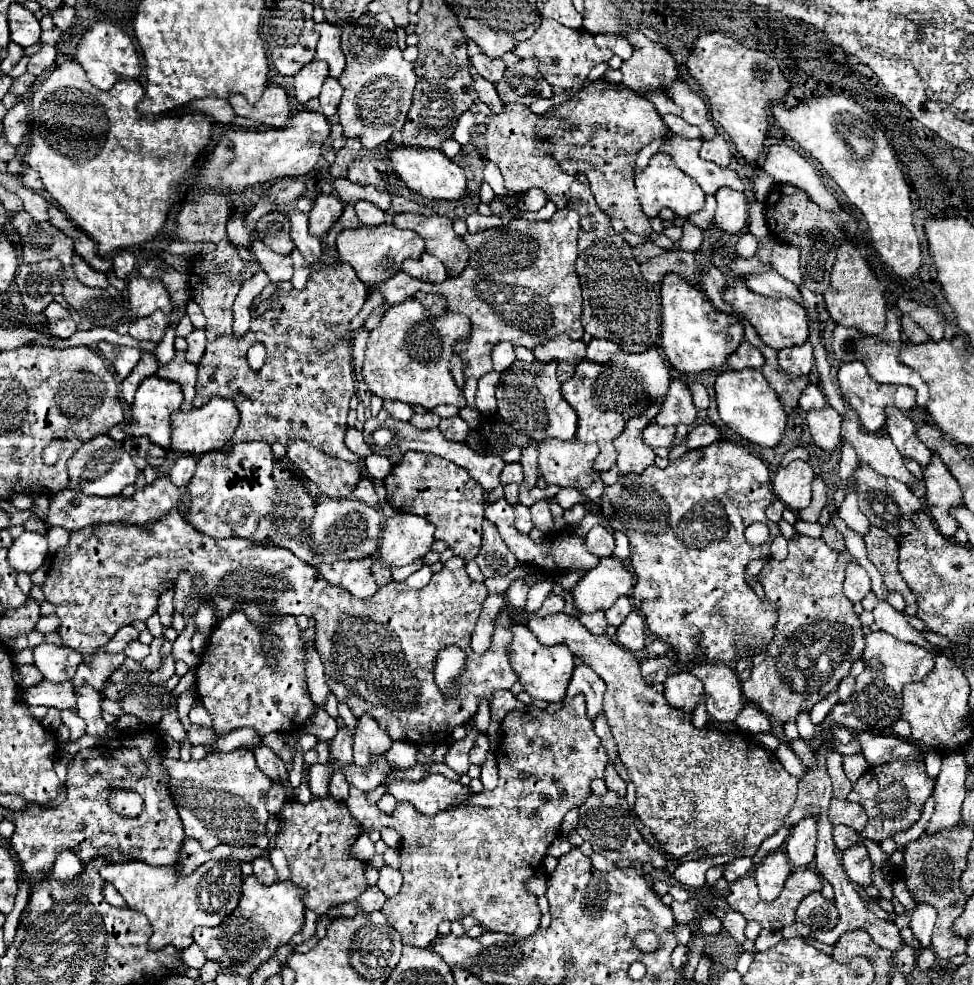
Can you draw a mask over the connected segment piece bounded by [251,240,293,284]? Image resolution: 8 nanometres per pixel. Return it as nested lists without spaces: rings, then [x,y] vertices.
[[[261,240],[251,242],[255,260],[261,264],[261,270],[269,276],[273,284],[287,282],[293,276],[293,262],[289,256],[281,256],[273,252],[269,246],[265,246]]]

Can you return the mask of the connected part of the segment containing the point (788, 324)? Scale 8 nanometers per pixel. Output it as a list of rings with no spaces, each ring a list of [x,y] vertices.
[[[735,280],[733,284],[729,284],[723,292],[723,300],[729,302],[739,314],[743,314],[757,330],[757,334],[761,336],[761,340],[775,348],[775,350],[781,350],[781,348],[787,348],[787,346],[801,346],[803,342],[809,340],[809,320],[807,320],[807,312],[791,298],[767,298],[767,296],[761,296],[761,294],[755,294],[751,292],[743,280]]]

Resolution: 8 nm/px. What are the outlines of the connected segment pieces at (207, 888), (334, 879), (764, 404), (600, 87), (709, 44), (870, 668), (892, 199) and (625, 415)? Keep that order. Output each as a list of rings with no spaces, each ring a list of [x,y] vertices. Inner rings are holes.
[[[229,858],[223,860],[209,860],[205,864],[201,864],[193,874],[189,876],[181,876],[177,874],[175,866],[149,866],[143,862],[127,862],[127,864],[105,864],[99,874],[103,876],[103,880],[111,882],[119,894],[125,898],[129,908],[137,908],[141,912],[145,912],[145,916],[149,918],[151,926],[153,926],[153,936],[149,938],[149,950],[161,950],[163,946],[177,946],[177,948],[187,948],[193,944],[193,930],[199,926],[221,926],[227,918],[227,914],[231,914],[231,910],[235,910],[235,906],[239,904],[241,898],[241,864],[239,862],[231,862]]]
[[[331,796],[313,798],[309,804],[299,804],[297,800],[287,800],[279,812],[279,822],[281,822],[281,826],[279,826],[277,846],[285,852],[285,858],[289,862],[291,882],[295,882],[299,888],[303,888],[307,892],[305,906],[309,910],[323,916],[323,914],[327,914],[329,908],[355,900],[367,888],[367,880],[363,874],[365,864],[361,860],[353,860],[351,856],[347,856],[349,846],[361,834],[361,826],[359,826],[359,822],[355,822],[355,818],[351,818],[345,802],[339,802]]]
[[[747,368],[739,372],[737,370],[721,372],[715,382],[715,398],[719,416],[723,424],[727,424],[731,430],[763,448],[775,448],[781,442],[787,428],[787,414],[783,410],[783,404],[779,402],[779,396],[763,378],[761,370]]]
[[[603,78],[589,82],[577,96],[561,104],[559,110],[547,110],[535,134],[545,136],[555,144],[553,152],[567,174],[585,174],[591,182],[597,206],[609,216],[625,224],[637,236],[651,236],[651,222],[643,214],[634,184],[635,156],[655,138],[669,140],[669,130],[655,106],[637,92],[621,86],[611,86]]]
[[[713,32],[697,38],[687,68],[711,106],[711,118],[731,136],[745,162],[757,164],[765,152],[763,144],[769,132],[769,106],[781,102],[791,88],[777,62],[761,50],[749,50],[733,38]]]
[[[869,632],[865,636],[865,652],[863,652],[865,670],[859,674],[855,684],[855,696],[845,704],[835,704],[831,710],[831,718],[837,726],[845,726],[851,732],[871,732],[891,736],[891,726],[901,716],[901,690],[905,684],[921,682],[933,670],[933,654],[915,644],[895,642],[887,632]]]
[[[831,92],[813,100],[803,100],[795,108],[775,104],[773,116],[775,122],[801,148],[805,148],[811,158],[819,160],[827,174],[845,192],[849,202],[861,210],[869,224],[875,250],[889,270],[899,278],[919,274],[923,256],[913,224],[913,208],[909,198],[911,190],[903,178],[895,152],[875,118],[853,98]]]
[[[647,350],[643,354],[613,354],[613,358],[605,364],[597,362],[579,362],[571,380],[561,384],[563,398],[571,404],[571,408],[579,416],[577,440],[579,442],[595,442],[599,446],[599,456],[595,460],[595,470],[609,470],[616,463],[617,452],[613,441],[625,428],[629,418],[641,416],[647,406],[663,404],[671,384],[671,368],[665,358],[655,350]]]

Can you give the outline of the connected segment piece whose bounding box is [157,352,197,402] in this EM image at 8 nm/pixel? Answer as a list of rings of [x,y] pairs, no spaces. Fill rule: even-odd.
[[[175,352],[175,358],[157,370],[157,376],[181,384],[185,402],[193,402],[197,384],[197,364],[187,362],[185,352]]]

